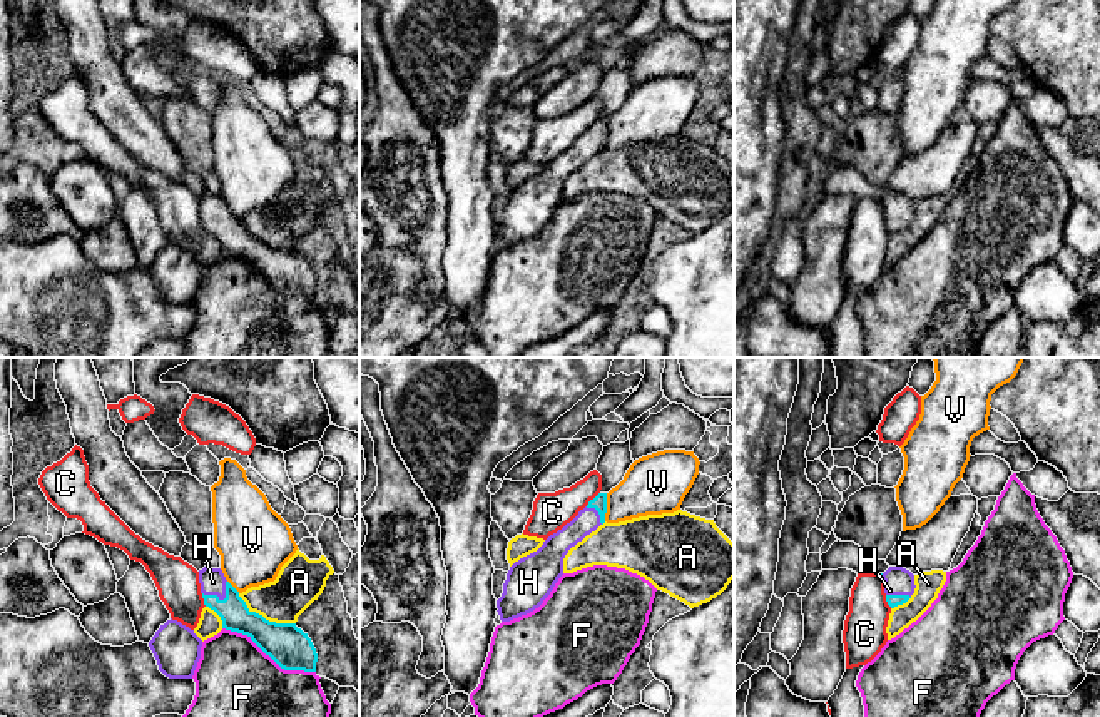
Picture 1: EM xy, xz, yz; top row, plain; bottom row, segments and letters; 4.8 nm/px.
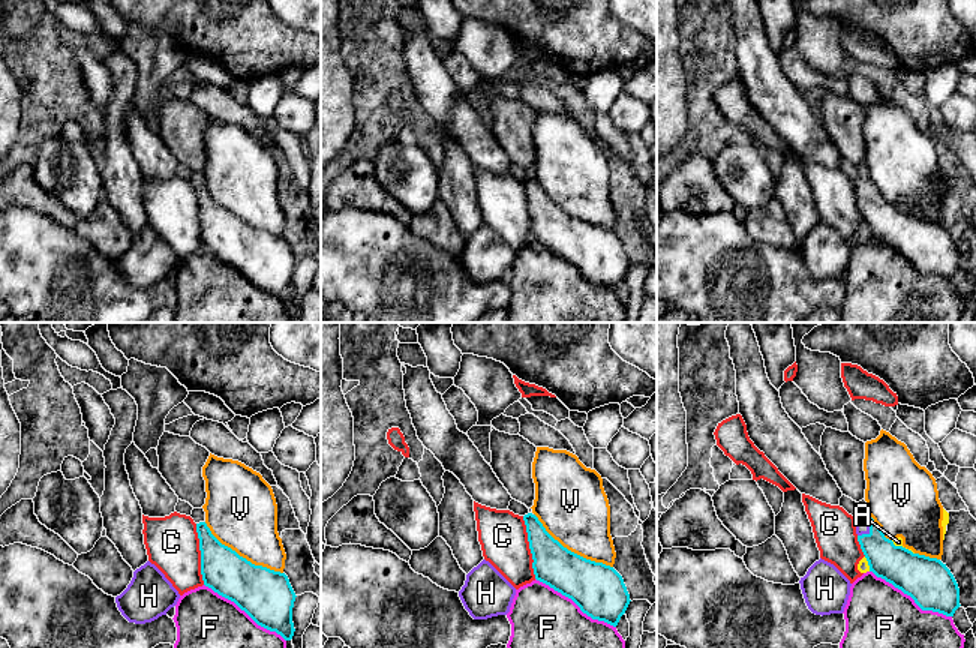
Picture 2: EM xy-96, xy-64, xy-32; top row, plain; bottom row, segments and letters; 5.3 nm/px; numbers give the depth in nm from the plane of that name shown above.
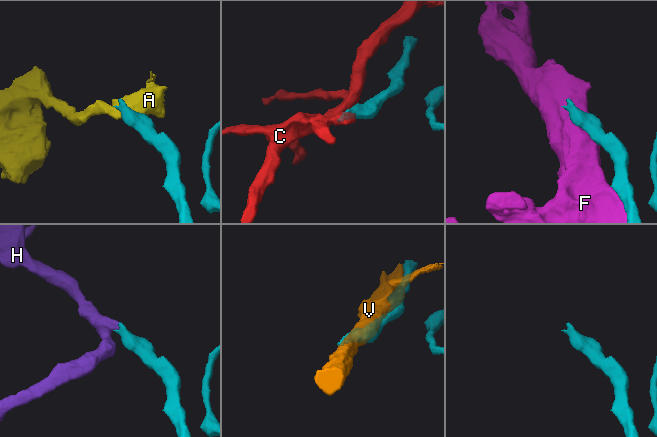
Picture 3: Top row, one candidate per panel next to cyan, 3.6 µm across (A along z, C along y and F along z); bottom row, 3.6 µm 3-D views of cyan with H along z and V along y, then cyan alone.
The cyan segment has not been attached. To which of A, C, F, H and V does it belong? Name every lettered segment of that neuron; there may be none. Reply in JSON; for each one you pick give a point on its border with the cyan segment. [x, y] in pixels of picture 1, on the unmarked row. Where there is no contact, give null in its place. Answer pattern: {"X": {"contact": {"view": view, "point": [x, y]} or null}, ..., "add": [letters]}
{"H": {"contact": {"view": "xy", "point": [221, 226]}}, "add": ["H"]}

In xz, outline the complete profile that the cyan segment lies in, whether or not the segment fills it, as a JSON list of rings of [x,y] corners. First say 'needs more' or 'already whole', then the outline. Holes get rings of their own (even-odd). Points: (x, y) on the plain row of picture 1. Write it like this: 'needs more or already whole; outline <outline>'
needs more; outline [[[598,119],[562,155],[543,170],[515,187],[497,226],[502,247],[510,247],[538,234],[563,201],[563,184],[572,172],[605,149],[607,119]]]

